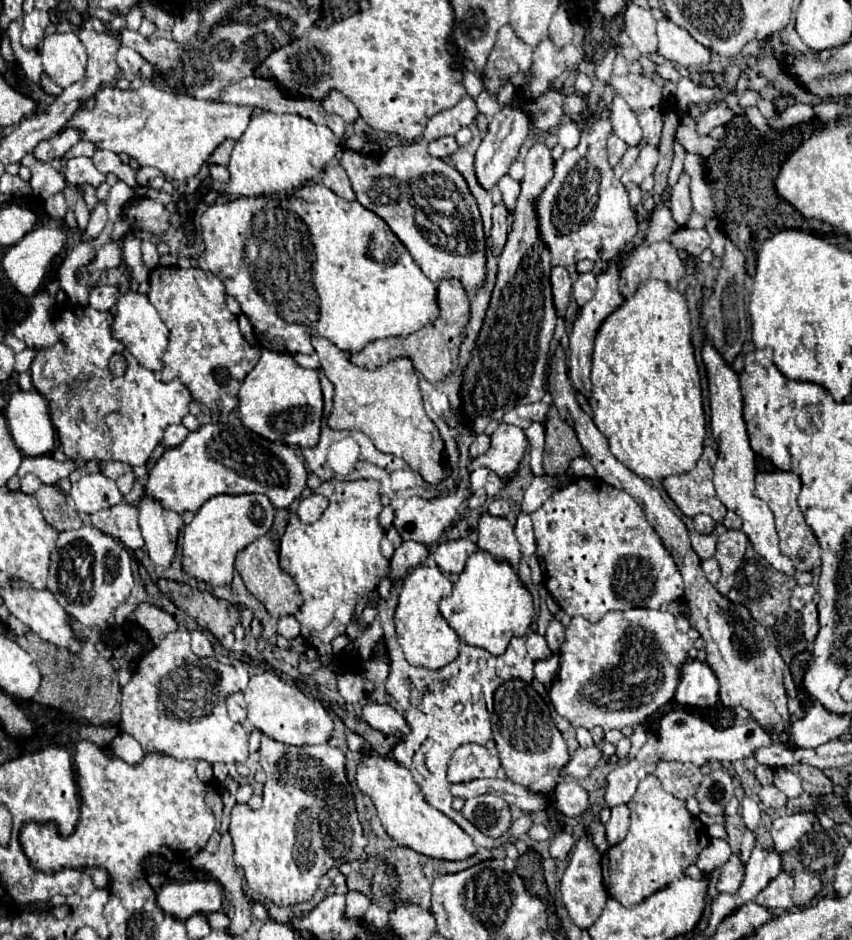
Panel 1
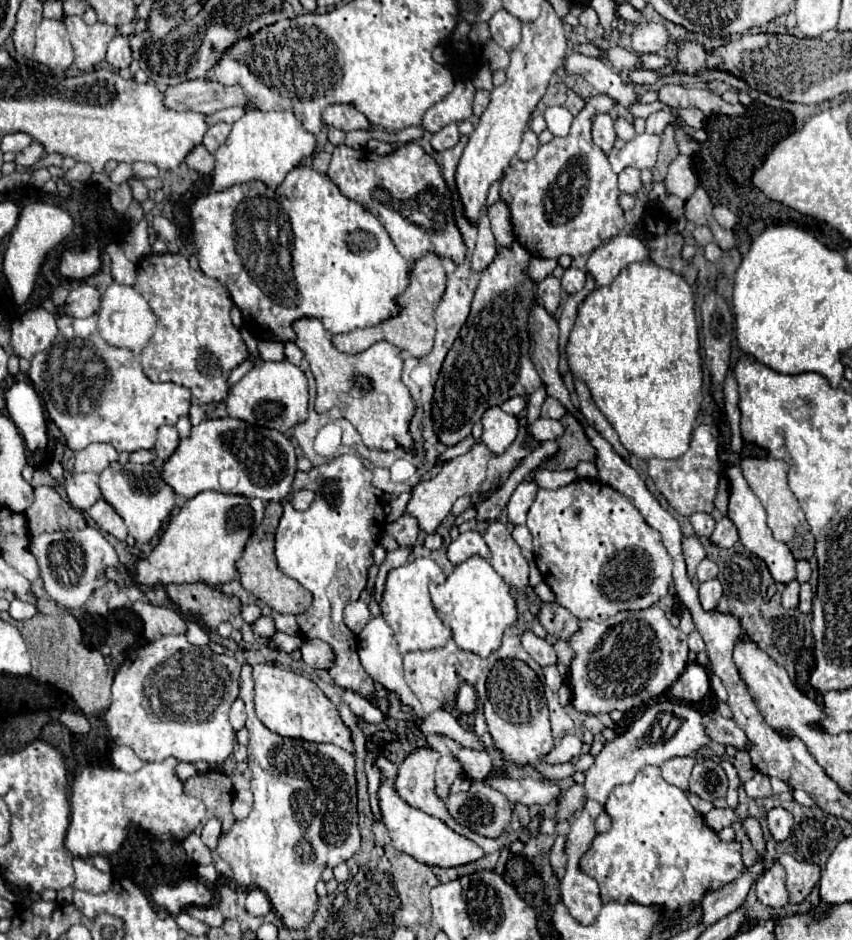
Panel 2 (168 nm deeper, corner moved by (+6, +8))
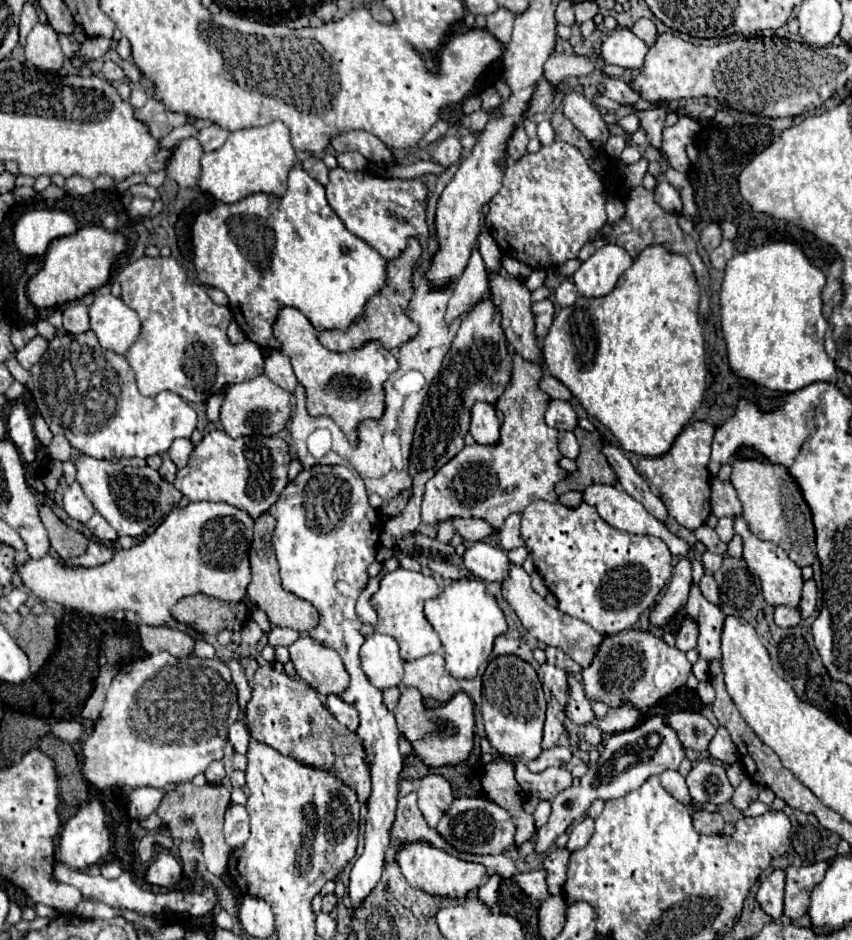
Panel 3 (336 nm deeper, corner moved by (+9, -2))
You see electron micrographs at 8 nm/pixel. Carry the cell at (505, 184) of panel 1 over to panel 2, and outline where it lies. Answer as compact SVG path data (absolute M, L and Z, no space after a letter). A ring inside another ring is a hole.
M497 200L493 206L487 208L489 220L491 220L491 228L493 234L497 238L499 246L511 246L511 242L515 240L513 236L513 228L511 228L511 212L505 200Z

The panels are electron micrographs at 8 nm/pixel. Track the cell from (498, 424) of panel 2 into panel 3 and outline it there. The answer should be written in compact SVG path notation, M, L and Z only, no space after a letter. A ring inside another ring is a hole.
M476 402L470 410L470 434L478 444L496 444L500 438L500 422L496 408L488 402Z

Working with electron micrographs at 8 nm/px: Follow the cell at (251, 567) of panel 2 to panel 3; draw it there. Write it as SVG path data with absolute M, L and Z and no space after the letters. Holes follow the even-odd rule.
M268 512L262 514L260 518L256 518L254 542L252 542L252 548L250 548L252 582L248 586L248 600L268 614L272 626L284 626L284 628L292 628L296 632L308 632L308 630L312 630L318 624L320 614L318 614L318 610L310 602L306 602L306 600L302 600L302 598L298 598L292 592L286 592L282 588L280 576L278 576L278 562L276 562L274 548L272 548L274 528L276 528L276 520Z

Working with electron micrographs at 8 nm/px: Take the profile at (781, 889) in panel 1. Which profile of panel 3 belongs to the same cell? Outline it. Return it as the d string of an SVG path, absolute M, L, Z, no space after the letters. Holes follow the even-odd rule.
M774 870L758 888L758 902L762 910L772 918L778 920L782 918L782 908L784 908L784 870Z

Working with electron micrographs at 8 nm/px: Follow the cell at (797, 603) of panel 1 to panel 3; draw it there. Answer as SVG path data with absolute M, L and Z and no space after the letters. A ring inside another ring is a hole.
M778 606L774 612L774 622L780 628L796 628L800 624L800 612L796 608L788 608L788 606Z

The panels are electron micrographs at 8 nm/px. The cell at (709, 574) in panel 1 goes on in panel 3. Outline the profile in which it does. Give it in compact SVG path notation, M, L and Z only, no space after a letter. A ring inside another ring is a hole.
M704 574L704 576L702 576L702 580L700 580L700 590L702 590L702 594L704 594L704 598L706 598L708 602L718 604L718 596L720 596L718 584L716 584L716 580L714 580L710 574Z

